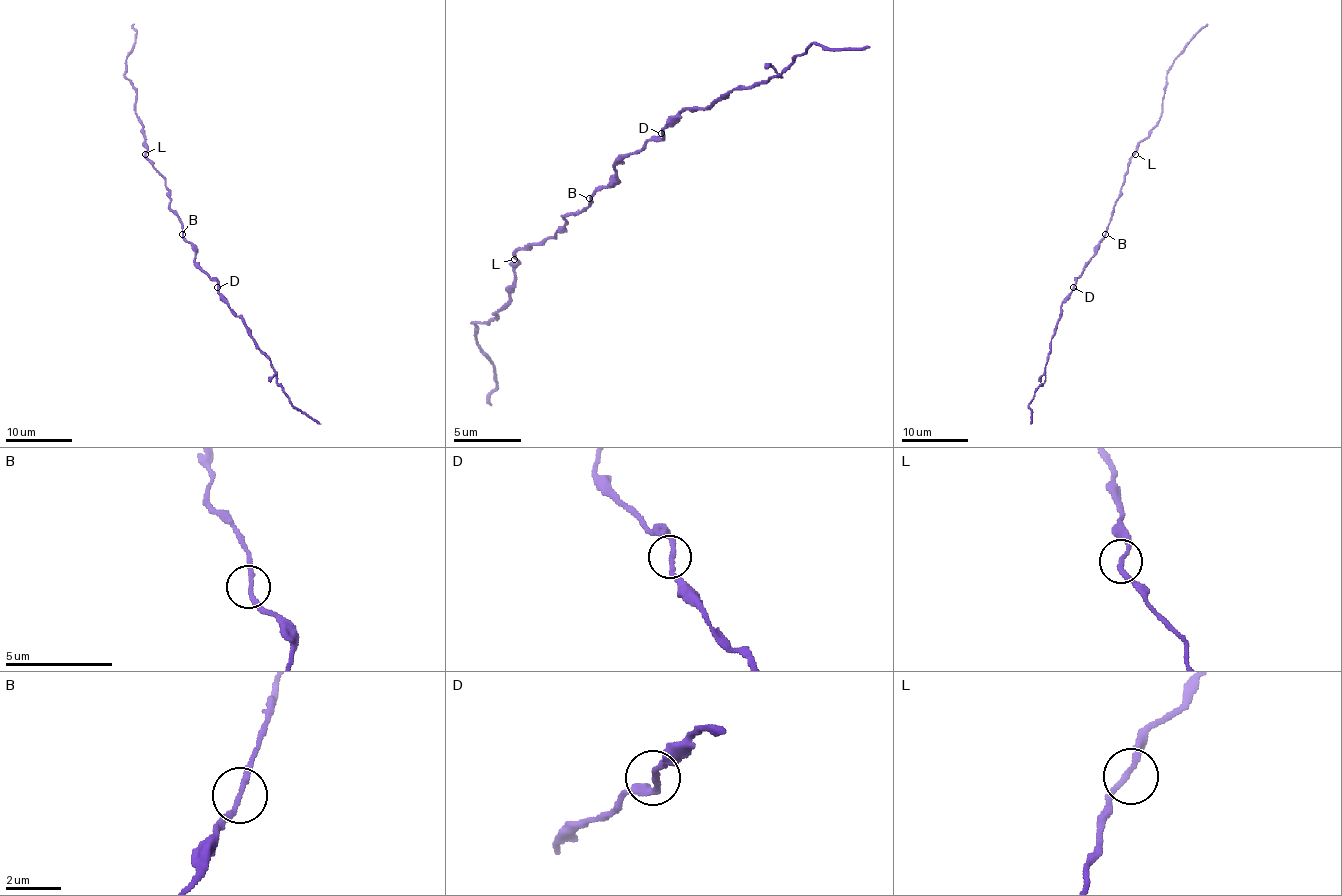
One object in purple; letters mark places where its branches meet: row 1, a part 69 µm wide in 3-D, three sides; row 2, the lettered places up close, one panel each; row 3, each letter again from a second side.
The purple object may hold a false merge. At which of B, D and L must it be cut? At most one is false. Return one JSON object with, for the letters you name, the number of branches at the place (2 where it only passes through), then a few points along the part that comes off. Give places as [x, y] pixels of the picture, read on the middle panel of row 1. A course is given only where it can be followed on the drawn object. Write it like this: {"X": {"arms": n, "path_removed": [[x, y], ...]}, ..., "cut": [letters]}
{"cut": []}

